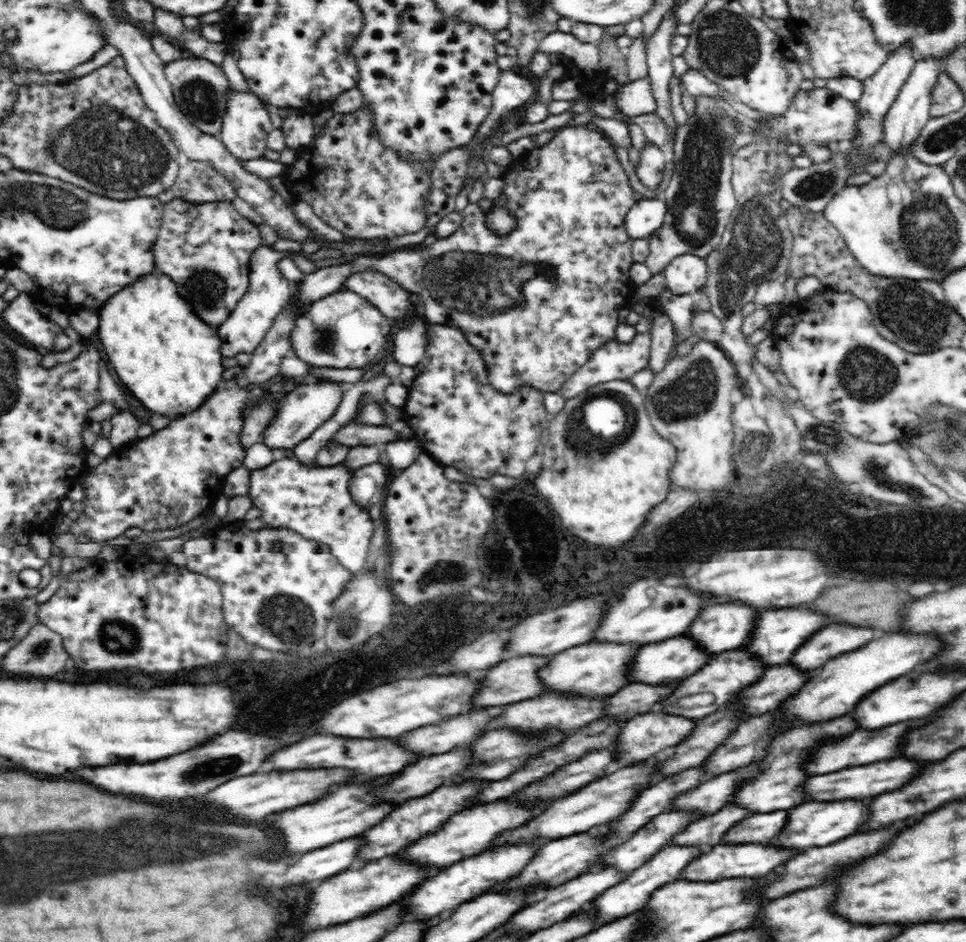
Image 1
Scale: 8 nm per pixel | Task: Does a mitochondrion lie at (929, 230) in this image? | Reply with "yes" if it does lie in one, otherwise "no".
yes

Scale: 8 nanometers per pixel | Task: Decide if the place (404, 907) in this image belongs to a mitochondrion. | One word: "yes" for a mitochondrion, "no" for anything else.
no

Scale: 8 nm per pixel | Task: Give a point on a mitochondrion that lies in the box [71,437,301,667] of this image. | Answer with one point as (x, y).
(112, 632)

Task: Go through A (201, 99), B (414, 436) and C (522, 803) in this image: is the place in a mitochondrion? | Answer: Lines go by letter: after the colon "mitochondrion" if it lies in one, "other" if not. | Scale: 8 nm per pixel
A: mitochondrion
B: other
C: other

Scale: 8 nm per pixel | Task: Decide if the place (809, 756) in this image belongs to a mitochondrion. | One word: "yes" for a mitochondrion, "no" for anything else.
no

